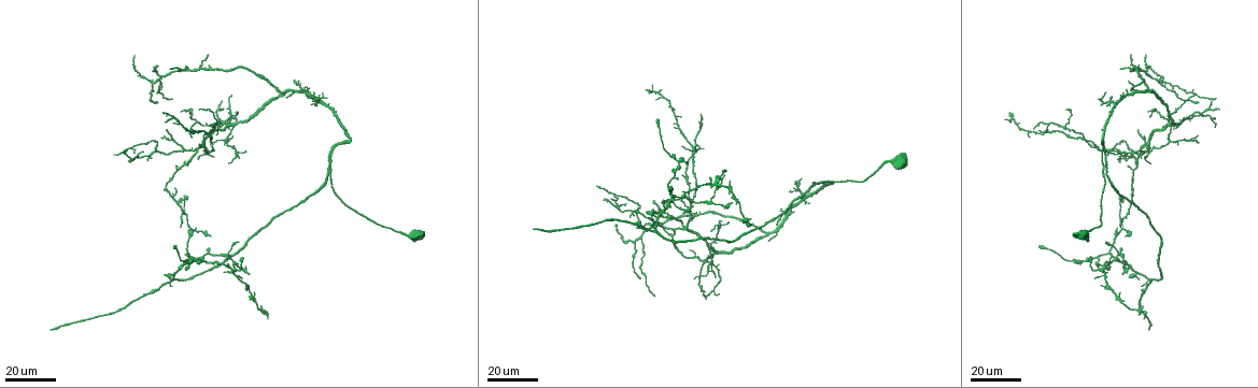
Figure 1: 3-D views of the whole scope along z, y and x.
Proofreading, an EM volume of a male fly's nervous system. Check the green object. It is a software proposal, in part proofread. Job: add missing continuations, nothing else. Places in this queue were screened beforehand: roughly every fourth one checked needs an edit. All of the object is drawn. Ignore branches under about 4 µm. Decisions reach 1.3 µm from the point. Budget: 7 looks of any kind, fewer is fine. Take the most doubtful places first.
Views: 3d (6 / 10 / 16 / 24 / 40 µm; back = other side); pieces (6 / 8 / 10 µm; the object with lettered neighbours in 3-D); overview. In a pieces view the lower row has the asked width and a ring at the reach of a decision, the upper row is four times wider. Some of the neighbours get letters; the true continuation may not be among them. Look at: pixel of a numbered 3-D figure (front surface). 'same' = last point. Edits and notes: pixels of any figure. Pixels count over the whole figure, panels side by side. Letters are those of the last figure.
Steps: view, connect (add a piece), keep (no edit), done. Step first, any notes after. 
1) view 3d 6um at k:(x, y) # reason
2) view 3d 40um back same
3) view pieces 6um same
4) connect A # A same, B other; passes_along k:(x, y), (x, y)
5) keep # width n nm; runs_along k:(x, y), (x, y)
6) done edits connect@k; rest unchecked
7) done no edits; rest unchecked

view 3d 16um at 1:(50, 328) # end of a long branch

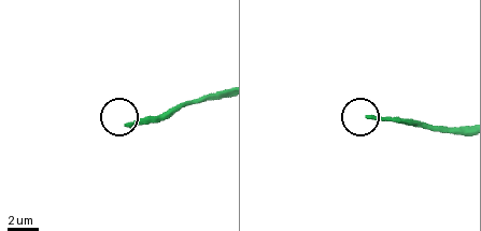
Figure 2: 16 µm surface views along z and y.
view pieces 8um at 2:(127, 123)

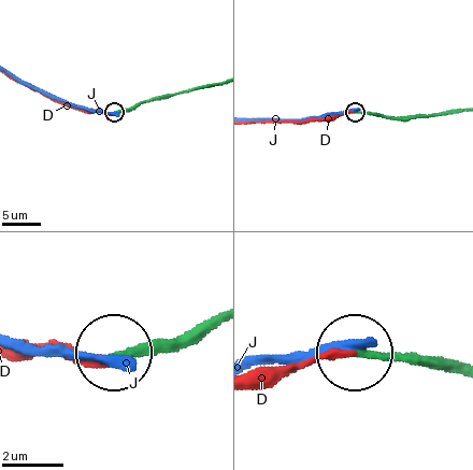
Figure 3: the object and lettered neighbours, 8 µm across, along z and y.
connect D # width 240 nm; D same, J other; passes_along 3:(188, 330), (103, 360), (14, 343); it goes on there

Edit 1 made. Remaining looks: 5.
view 3d 16um at 1:(1143, 319) # branch stops here

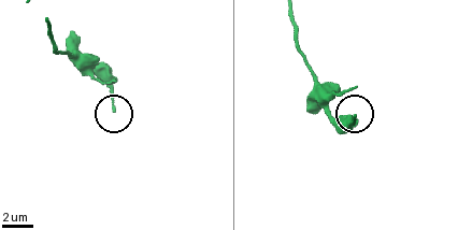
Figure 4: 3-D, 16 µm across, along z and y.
view pieces 10um at 4:(353, 116)

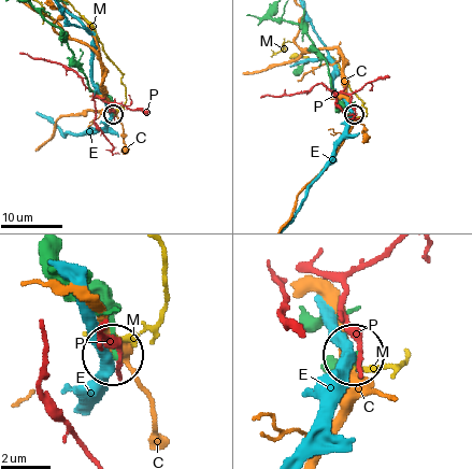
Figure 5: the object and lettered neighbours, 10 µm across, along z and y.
keep # C other, E other, M other, P other; none of them fits

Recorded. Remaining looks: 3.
view 3d 24um at 1:(1120, 247) # free end

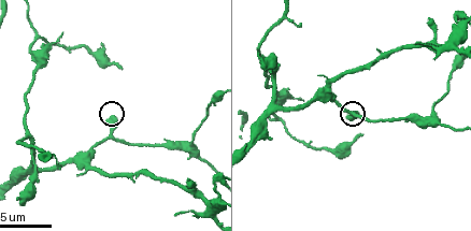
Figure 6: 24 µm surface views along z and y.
view pieces 8um at 6:(112, 117)

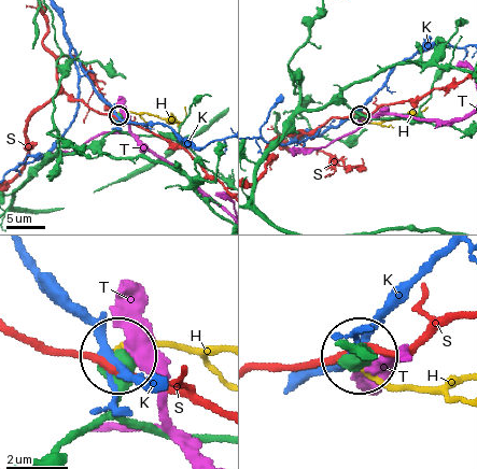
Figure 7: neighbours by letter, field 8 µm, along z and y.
keep # H other, K other, S other, T other; runs_along 7:(48, 456), (102, 417), (118, 358); no lettered piece goes on from it

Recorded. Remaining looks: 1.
done edits connect@3; rest unchecked

